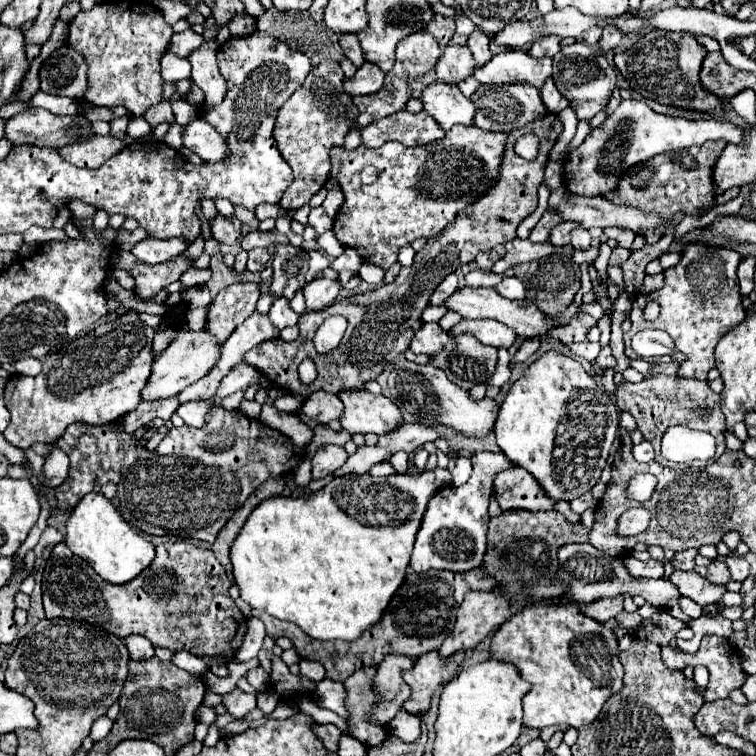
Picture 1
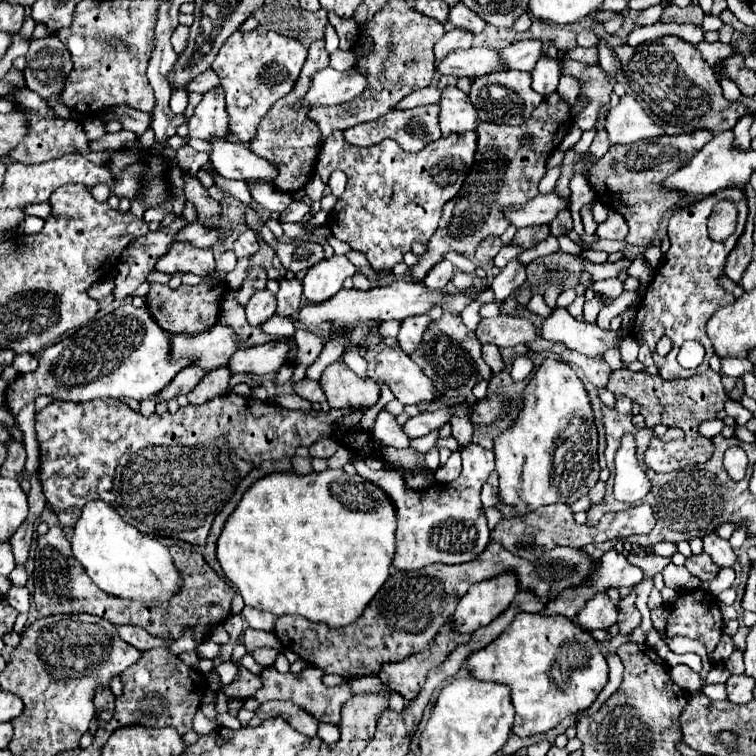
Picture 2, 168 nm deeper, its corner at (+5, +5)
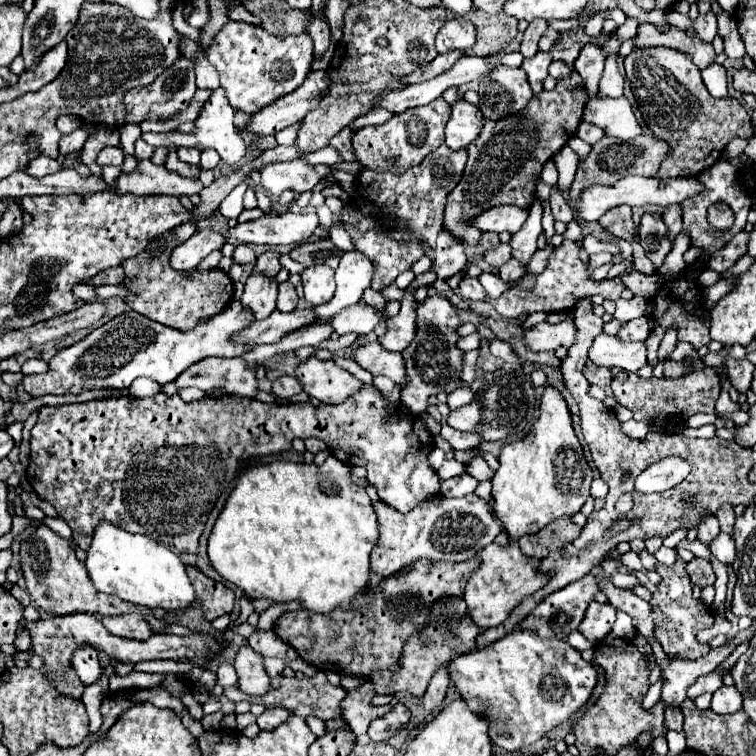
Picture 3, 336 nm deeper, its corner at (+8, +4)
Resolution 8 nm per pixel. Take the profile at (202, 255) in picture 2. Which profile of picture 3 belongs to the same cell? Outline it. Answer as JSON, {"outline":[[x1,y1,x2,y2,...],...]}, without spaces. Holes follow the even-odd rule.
{"outline":[[202,229,172,251,170,263,178,271,190,271,190,269,198,267,198,263,206,255,210,255,216,249,222,249,224,243,226,243,226,237,222,233,218,233,214,229]]}

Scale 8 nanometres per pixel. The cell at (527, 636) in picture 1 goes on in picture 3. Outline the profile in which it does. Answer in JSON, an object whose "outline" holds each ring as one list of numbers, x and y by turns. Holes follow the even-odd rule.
{"outline":[[520,629,512,631,510,635,498,639,496,643,484,649,476,649,454,657,448,663,448,673,454,681,456,691,474,713,480,713,480,699,488,701,484,717,490,723,490,741,506,751,518,751,526,745,532,745,548,731,552,731,558,723,566,721,574,711,578,711,588,701,598,677,594,665,584,661,582,655,576,649,572,649,566,641,542,639,534,631]]}

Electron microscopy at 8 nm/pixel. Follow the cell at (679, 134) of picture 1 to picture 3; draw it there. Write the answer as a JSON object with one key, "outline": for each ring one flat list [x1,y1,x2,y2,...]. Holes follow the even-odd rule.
{"outline":[[604,95,592,97,586,105,582,121,598,125,600,129,604,129,606,135,614,135,618,139,634,139,642,133,632,113,632,105,626,97,618,99]]}

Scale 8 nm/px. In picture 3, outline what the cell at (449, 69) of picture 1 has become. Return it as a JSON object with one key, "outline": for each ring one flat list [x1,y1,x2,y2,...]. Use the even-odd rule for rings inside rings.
{"outline":[[450,19,442,25,436,35,436,49,438,53,446,53,452,49,466,51,476,41,476,27,466,19]]}

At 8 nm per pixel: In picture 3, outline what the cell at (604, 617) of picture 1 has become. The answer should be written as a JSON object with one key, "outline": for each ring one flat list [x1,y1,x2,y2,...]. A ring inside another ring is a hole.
{"outline":[[592,601,588,605,588,609,586,609,584,621,580,623,578,631,590,643,598,643,612,631,614,621,616,621,616,609,610,603,596,603,596,601]]}

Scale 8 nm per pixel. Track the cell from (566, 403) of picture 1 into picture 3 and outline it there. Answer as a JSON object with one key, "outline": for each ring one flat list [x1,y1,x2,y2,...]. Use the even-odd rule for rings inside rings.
{"outline":[[554,387,544,389,540,411,542,411,542,415,540,415,538,423,534,425,534,429,522,441,504,445,504,449,502,449,500,457,498,457,500,469,492,477,494,513,496,513,498,521,500,521,500,525,510,535,510,541,518,541,524,535,536,533,542,527,546,527,548,523,552,523,554,519,560,519,564,515,566,517,576,515,582,509,582,505,586,503,586,499,590,497,592,469,588,467,588,463,584,459,582,445,578,443,576,433,572,429,570,411,566,407,564,397,558,393,558,389,554,389]]}

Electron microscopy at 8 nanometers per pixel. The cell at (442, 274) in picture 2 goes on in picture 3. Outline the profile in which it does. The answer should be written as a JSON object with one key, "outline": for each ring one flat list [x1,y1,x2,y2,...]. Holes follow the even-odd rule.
{"outline":[[446,229,440,231,434,251,436,251,436,259,434,259,432,269,438,273,440,279,448,279,468,267,464,243]]}

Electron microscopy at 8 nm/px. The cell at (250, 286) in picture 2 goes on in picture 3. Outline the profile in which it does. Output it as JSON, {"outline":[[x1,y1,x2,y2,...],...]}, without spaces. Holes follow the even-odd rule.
{"outline":[[270,249,270,251,262,253,262,255,258,255,258,261,256,261,254,271,264,271,266,275,276,277,280,269,282,269,282,265,280,265,280,253,278,251,272,251]]}

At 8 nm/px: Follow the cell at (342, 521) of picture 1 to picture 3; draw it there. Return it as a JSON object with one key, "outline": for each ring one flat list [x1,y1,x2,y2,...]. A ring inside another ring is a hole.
{"outline":[[330,455,326,459,324,465,306,465,306,463,292,463,292,461,272,461,272,463,262,463,256,467,248,467,238,475,238,483,234,487,234,491,230,493,222,513,218,515,214,529,208,537,208,557,212,567,230,583,238,585,248,597,252,599,274,599,274,601,302,601,304,609,308,611,316,611,316,613,330,613,336,607,344,607,348,609,354,595,358,595,366,585,368,585,368,575,370,575,370,551,378,541,378,521,374,515,374,507,370,503,368,493,358,487,352,479,350,479,350,467,342,461,338,461,334,455]]}

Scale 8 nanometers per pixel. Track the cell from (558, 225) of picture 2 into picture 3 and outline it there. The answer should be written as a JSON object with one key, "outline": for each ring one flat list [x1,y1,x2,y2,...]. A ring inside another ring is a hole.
{"outline":[[552,187,552,191,550,191,550,207,552,207,554,219,564,221,564,223,570,223,574,219,572,209,568,207,568,203,566,203,566,199,558,187]]}

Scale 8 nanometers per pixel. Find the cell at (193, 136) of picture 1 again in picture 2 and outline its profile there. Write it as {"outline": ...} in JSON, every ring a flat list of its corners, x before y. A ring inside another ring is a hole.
{"outline":[[211,138,209,140,209,162,213,168,231,180,249,180,249,178,265,178,275,180,277,166,273,162,267,162,265,158,259,158,249,148,229,142,227,138]]}

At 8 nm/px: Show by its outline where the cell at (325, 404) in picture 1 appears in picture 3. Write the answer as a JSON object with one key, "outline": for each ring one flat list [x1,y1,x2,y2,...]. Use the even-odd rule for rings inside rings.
{"outline":[[284,375,284,377,278,377,274,383,272,383,272,393,280,399,288,399,296,393,302,391,302,385,298,383,296,377,290,377,290,375]]}

